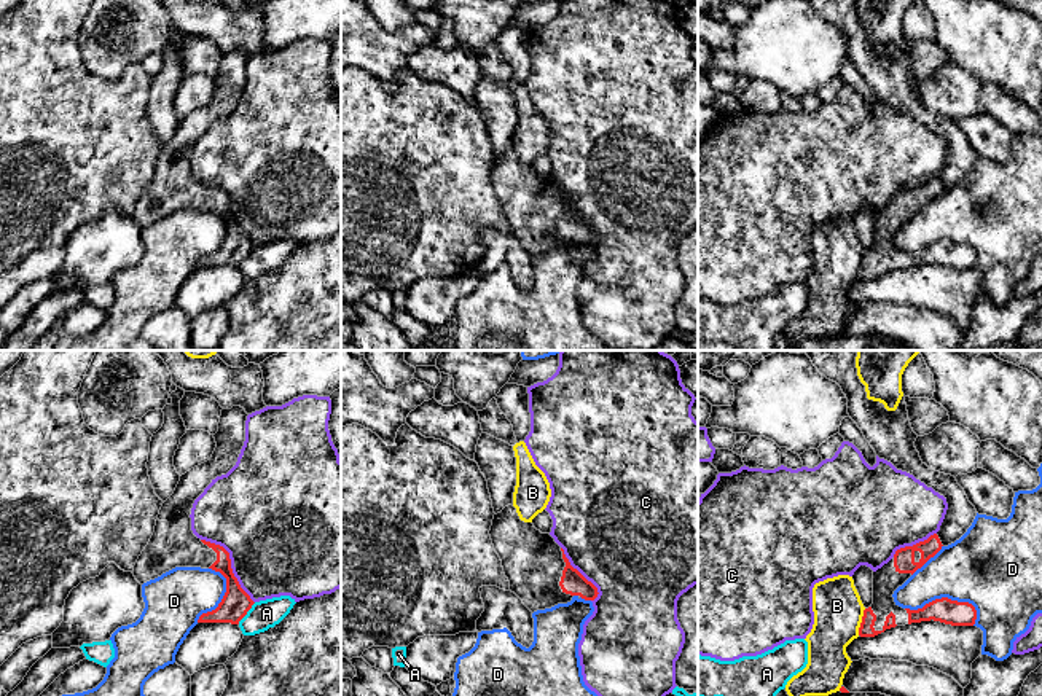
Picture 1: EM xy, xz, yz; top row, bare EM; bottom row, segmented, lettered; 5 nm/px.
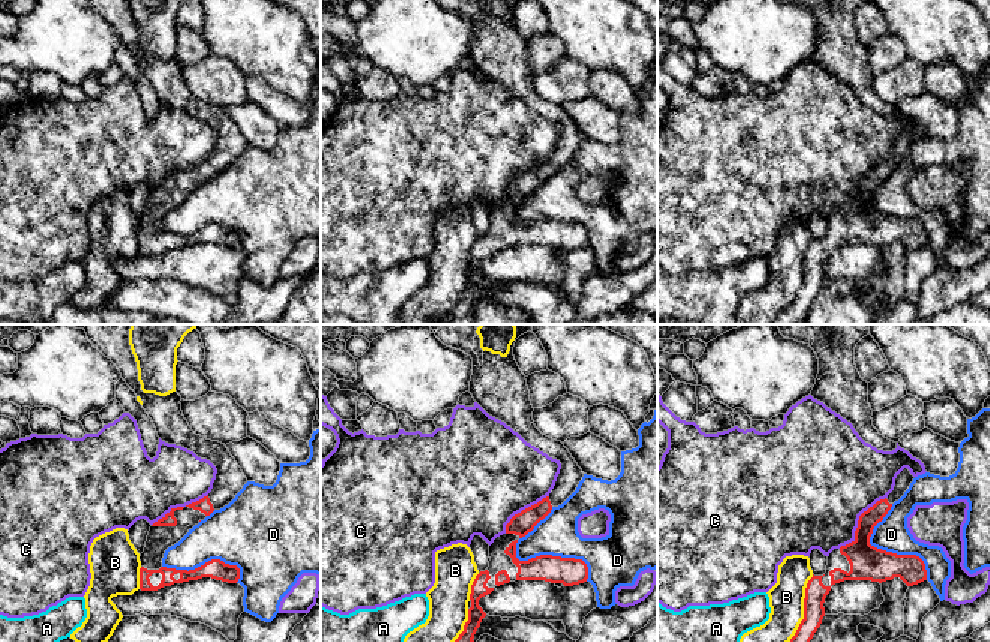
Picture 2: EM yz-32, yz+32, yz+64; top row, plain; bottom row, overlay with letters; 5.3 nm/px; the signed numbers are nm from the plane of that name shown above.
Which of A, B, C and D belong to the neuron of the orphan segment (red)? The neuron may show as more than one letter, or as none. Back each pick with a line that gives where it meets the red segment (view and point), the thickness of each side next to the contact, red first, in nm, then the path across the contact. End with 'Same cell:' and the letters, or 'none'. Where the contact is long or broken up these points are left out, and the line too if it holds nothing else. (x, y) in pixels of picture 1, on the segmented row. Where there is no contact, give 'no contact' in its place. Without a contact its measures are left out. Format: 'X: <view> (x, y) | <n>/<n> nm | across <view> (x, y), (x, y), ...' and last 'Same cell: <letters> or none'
Same cell: none

